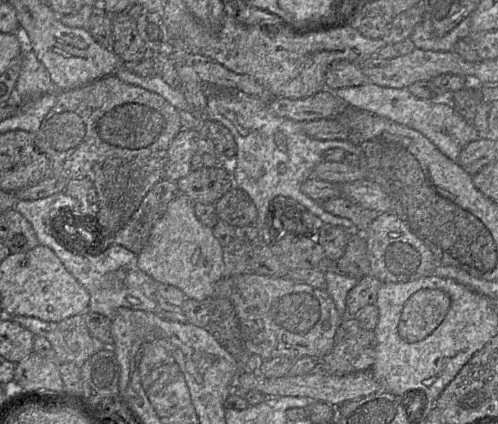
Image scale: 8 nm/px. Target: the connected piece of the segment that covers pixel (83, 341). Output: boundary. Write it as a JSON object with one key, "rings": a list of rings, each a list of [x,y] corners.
{"rings":[[[84,314],[69,317],[60,322],[46,322],[28,316],[10,318],[34,336],[46,338],[51,343],[54,358],[59,364],[72,362],[82,365],[93,354],[106,347],[90,334]]]}

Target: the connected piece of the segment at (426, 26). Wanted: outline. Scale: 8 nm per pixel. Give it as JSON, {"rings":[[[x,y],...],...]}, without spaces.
{"rings":[[[470,16],[443,36],[437,36],[429,18],[423,18],[414,28],[410,39],[415,48],[427,51],[451,51],[458,40],[470,35]]]}

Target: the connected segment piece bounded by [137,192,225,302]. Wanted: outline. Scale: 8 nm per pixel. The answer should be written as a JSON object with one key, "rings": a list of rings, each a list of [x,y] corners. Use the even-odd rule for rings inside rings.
{"rings":[[[181,192],[170,202],[166,212],[153,226],[146,245],[137,255],[137,264],[157,282],[179,288],[187,299],[208,302],[213,297],[215,285],[223,278],[224,248],[213,230],[198,220],[194,206],[195,202]]]}

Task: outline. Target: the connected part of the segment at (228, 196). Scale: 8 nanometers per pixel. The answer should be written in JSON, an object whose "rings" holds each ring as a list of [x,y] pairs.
{"rings":[[[236,187],[226,192],[216,203],[219,218],[234,227],[256,225],[258,213],[249,195]]]}

